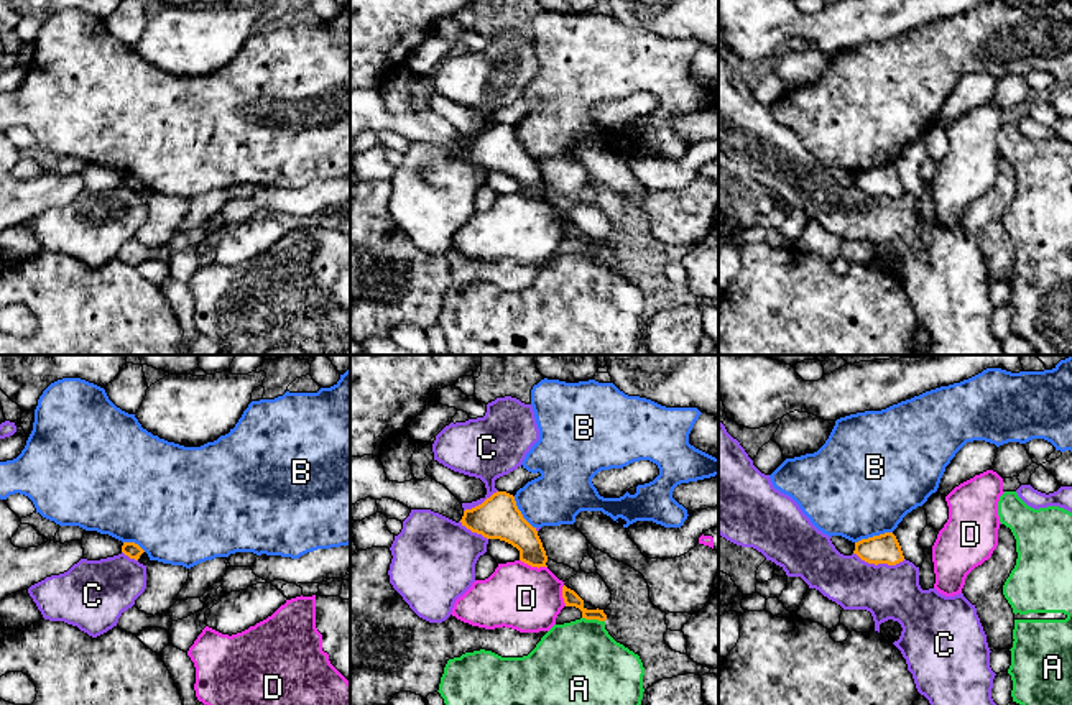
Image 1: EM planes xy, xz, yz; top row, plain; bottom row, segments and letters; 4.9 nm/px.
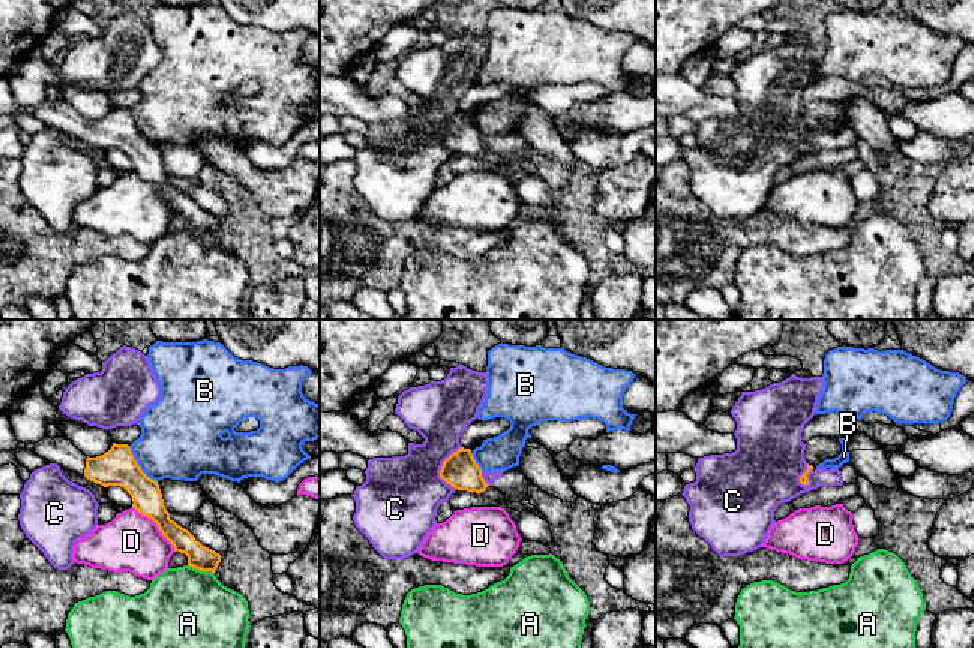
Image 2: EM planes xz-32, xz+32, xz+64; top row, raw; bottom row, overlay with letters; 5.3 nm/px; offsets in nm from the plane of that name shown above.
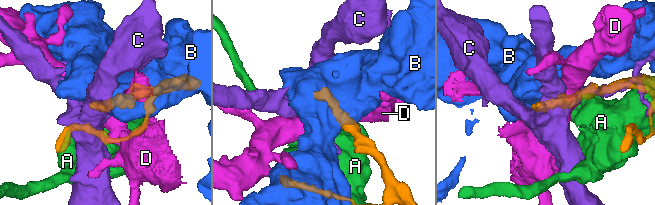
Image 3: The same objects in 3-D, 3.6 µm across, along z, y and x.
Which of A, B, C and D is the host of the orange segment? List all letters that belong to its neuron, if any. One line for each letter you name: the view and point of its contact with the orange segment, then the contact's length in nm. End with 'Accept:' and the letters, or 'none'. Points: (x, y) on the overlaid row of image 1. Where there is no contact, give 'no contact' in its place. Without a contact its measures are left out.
Accept: none

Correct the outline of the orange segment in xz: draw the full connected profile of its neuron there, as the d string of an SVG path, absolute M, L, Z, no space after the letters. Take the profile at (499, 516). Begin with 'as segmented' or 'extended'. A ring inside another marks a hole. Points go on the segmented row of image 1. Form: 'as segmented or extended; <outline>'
extended; M350 457L350 506L360 500L390 498L409 509L431 509L487 539L500 539L520 551L520 560L531 567L548 567L543 542L516 506L515 496L497 491L482 505L464 509L462 503L441 483L426 477L404 483L390 482L378 457Z

